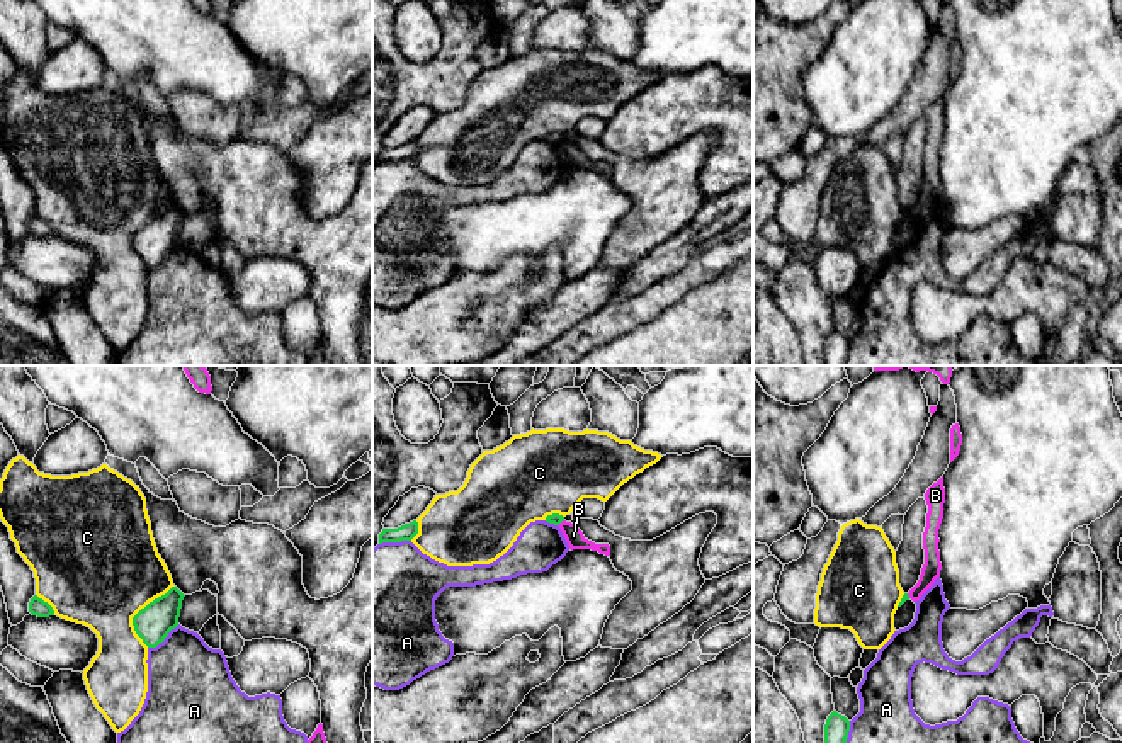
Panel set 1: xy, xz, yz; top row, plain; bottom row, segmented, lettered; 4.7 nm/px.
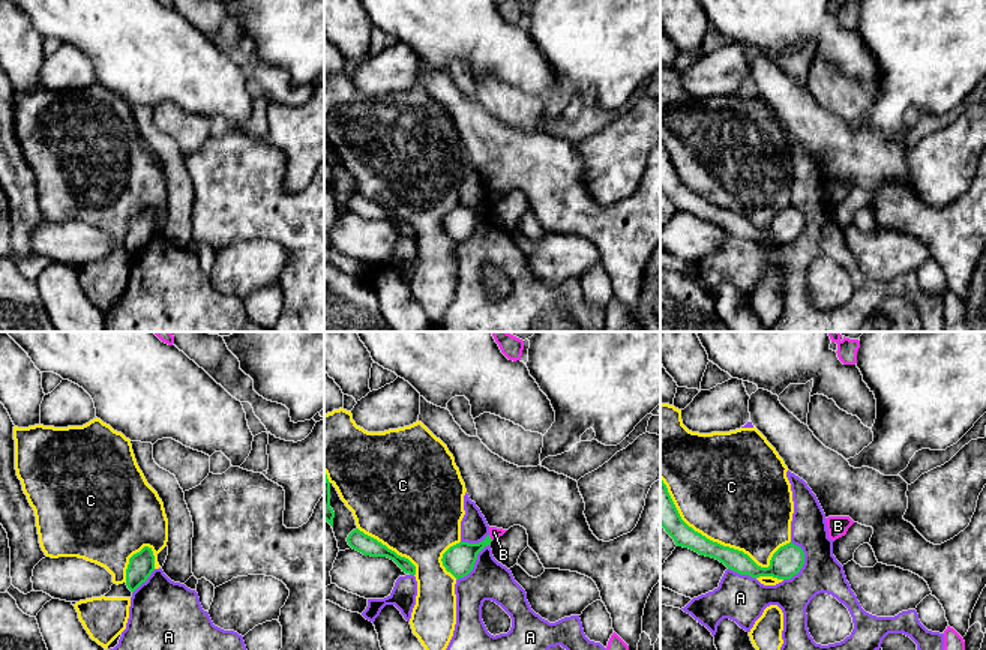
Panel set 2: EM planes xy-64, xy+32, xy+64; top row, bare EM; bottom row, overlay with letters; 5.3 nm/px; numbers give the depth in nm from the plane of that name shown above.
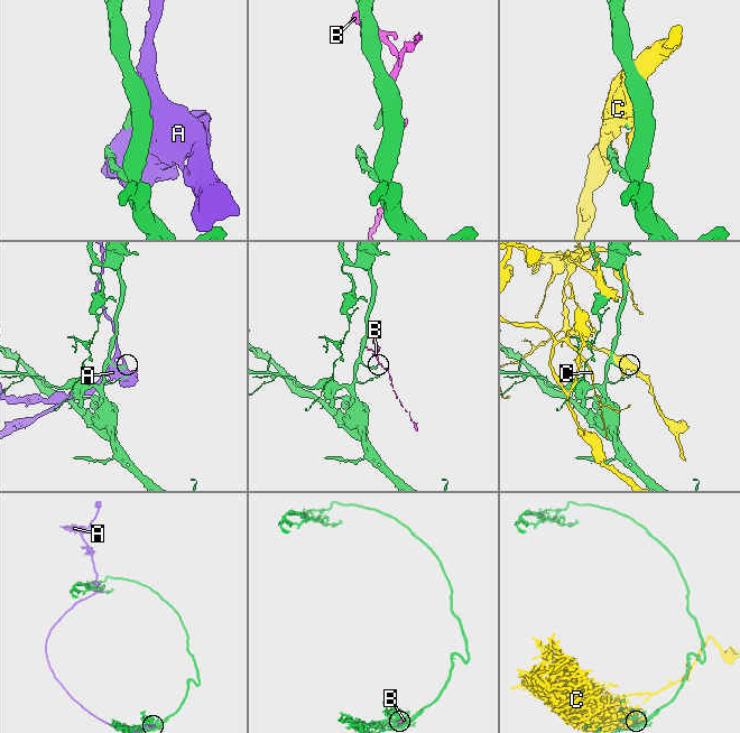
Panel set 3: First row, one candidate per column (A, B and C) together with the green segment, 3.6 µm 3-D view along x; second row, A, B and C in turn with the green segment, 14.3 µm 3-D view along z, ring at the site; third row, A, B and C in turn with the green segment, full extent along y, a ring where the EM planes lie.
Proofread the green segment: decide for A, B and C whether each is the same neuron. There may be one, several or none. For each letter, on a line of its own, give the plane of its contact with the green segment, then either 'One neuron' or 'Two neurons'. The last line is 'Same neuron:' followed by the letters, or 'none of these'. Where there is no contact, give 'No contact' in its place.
A: Touches green in xy. Two neurons
B: Touches green in xz. Two neurons
C: Touches green in xy. Two neurons
Same neuron: none of these

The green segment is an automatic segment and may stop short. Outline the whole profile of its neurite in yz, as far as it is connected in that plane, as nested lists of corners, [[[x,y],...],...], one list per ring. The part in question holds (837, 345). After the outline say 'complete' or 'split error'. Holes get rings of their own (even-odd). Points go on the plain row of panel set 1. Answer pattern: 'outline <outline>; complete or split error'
outline [[[833,330],[824,343],[824,364],[826,366],[845,366],[850,350],[850,340]]]; complete

